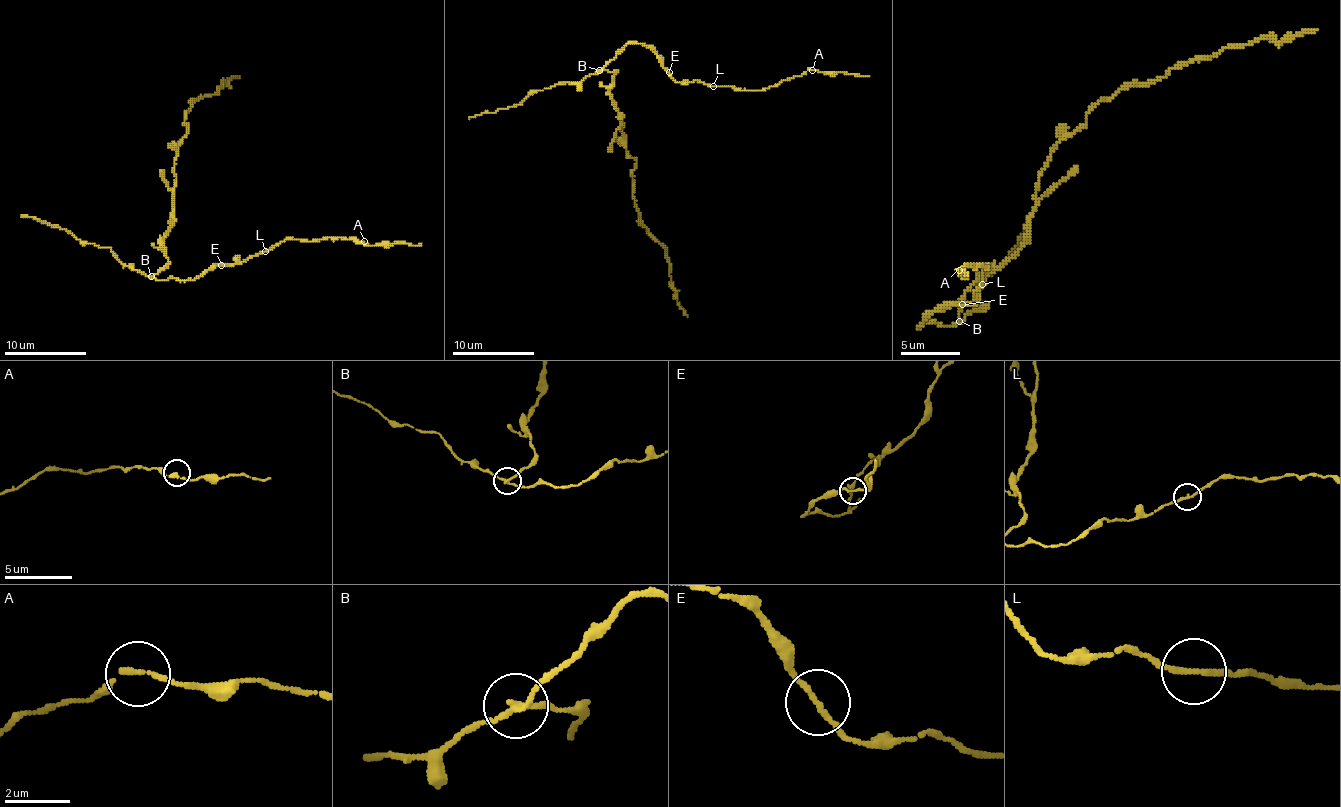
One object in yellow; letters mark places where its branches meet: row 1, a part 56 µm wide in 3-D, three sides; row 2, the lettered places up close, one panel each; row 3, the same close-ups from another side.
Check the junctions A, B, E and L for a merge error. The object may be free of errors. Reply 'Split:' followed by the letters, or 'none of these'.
Split: B

